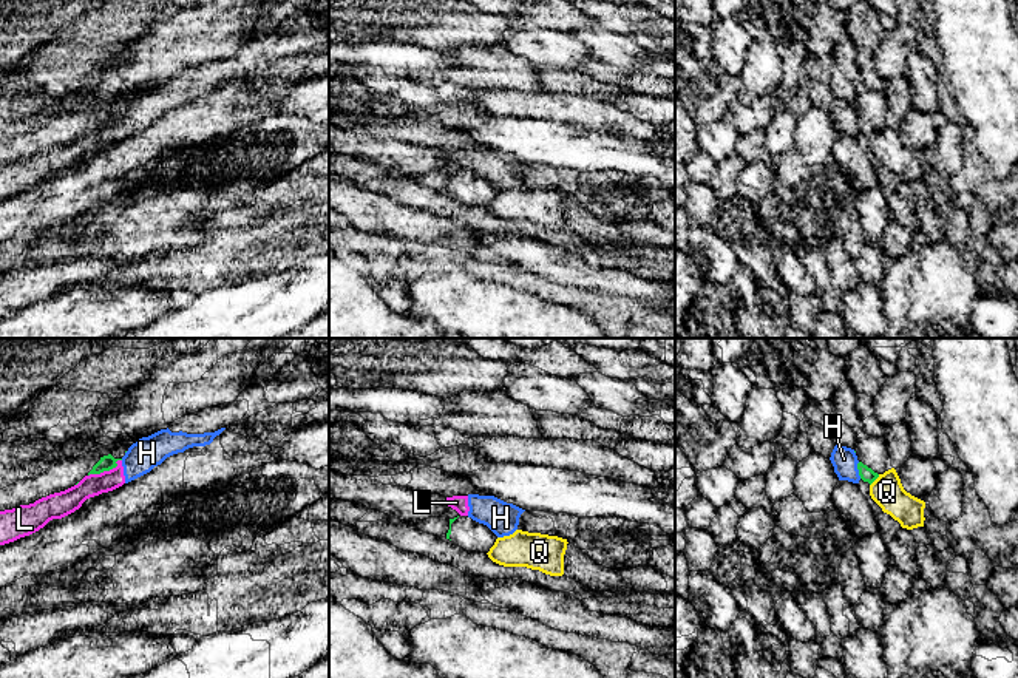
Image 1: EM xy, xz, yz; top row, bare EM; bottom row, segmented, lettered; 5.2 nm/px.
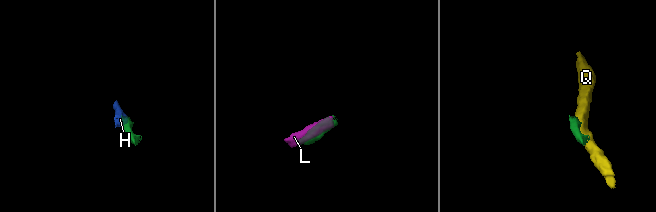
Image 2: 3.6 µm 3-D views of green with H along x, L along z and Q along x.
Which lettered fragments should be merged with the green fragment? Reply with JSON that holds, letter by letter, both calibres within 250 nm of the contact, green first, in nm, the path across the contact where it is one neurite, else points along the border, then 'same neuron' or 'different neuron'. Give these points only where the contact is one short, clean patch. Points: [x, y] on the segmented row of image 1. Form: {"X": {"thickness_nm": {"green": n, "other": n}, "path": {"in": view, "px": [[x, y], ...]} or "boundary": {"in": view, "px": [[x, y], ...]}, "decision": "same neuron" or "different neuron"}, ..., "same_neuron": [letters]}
{"H": {"thickness_nm": {"green": 80, "other": 130}, "boundary": {"in": "yz", "px": [[858, 462], [858, 474], [861, 477]]}, "decision": "different neuron"}, "L": {"thickness_nm": {"green": 80, "other": 120}, "boundary": {"in": "xy", "px": [[121, 459], [115, 467], [88, 476]]}, "decision": "different neuron"}, "Q": {"thickness_nm": {"green": 80, "other": 170}, "decision": "different neuron"}, "same_neuron": []}

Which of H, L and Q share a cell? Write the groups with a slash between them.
H L / Q

